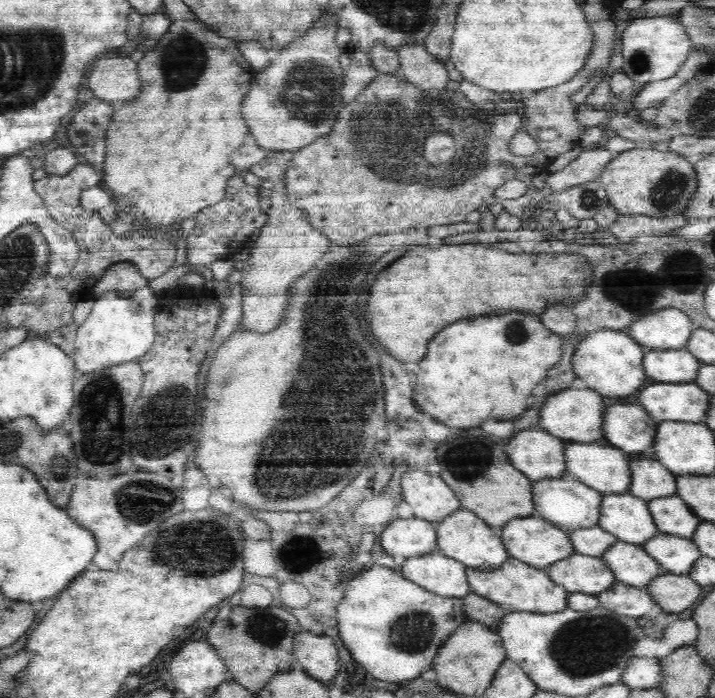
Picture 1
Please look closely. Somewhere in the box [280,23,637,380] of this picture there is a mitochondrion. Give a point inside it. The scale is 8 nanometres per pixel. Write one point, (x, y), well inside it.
(390, 138)

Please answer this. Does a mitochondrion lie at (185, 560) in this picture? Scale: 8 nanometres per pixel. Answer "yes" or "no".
yes

